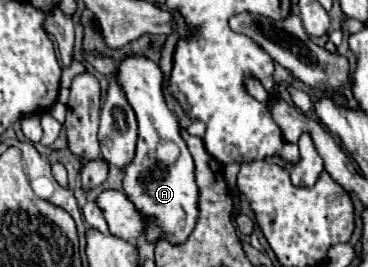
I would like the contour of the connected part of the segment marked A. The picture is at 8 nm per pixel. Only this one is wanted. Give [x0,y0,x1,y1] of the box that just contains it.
[117,56,199,244]

